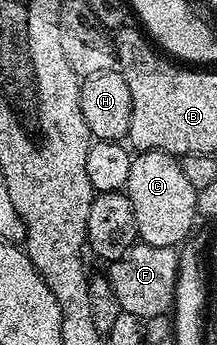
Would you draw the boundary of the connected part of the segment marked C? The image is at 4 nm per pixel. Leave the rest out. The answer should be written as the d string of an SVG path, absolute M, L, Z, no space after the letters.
M142 151L133 158L130 165L130 177L126 193L130 197L130 205L134 205L134 221L136 233L141 243L179 248L193 234L192 226L198 222L196 214L196 190L190 185L186 173L182 173L180 159L175 155L167 155L165 151Z

